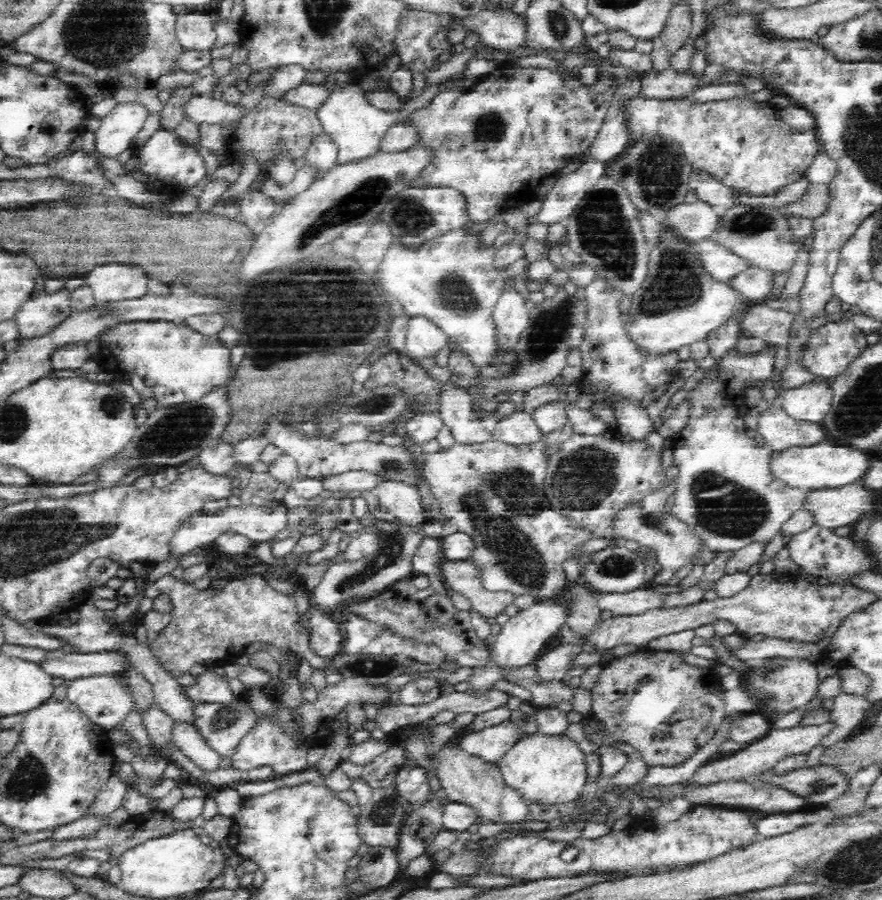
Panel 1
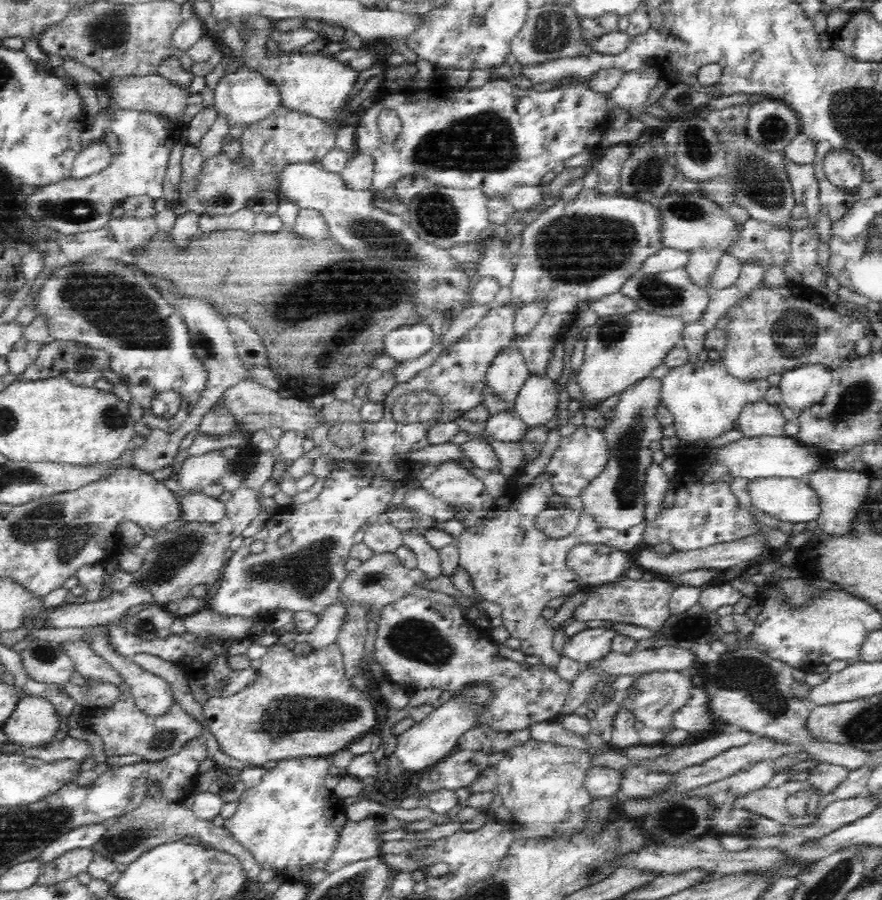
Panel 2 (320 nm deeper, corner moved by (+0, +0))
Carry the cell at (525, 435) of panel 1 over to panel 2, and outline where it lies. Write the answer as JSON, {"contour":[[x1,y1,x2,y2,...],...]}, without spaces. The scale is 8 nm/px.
{"contour":[[512,411,490,416,485,422,488,435,503,442,516,443,530,430,526,422]]}

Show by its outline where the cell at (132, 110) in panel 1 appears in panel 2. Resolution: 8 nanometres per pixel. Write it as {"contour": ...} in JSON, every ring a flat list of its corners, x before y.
{"contour":[[103,135,78,151,73,162,72,177,80,179,98,174,113,160,114,154,112,154,106,137]]}

